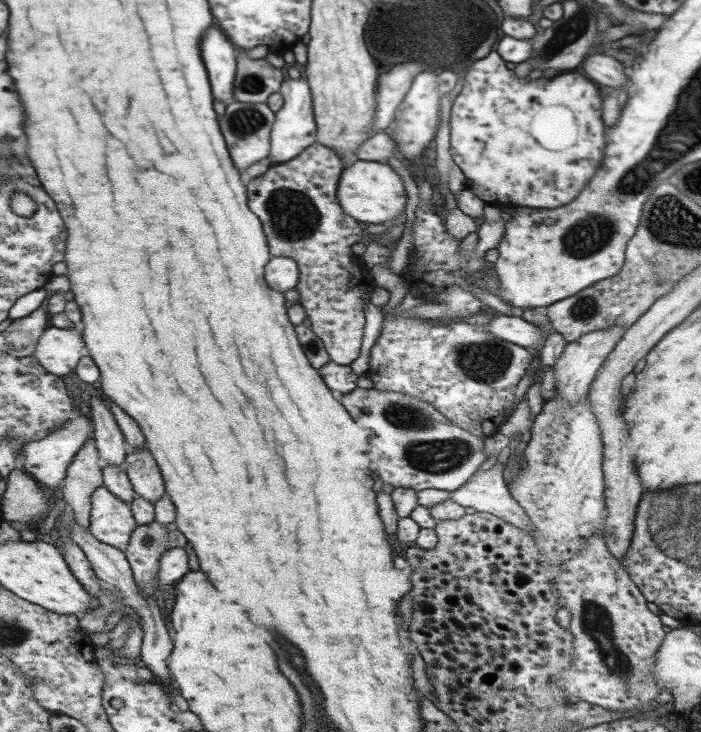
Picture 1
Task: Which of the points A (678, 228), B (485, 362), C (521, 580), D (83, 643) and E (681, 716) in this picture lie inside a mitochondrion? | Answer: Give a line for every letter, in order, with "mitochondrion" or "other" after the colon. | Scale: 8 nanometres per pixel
A: mitochondrion
B: mitochondrion
C: other
D: other
E: other

